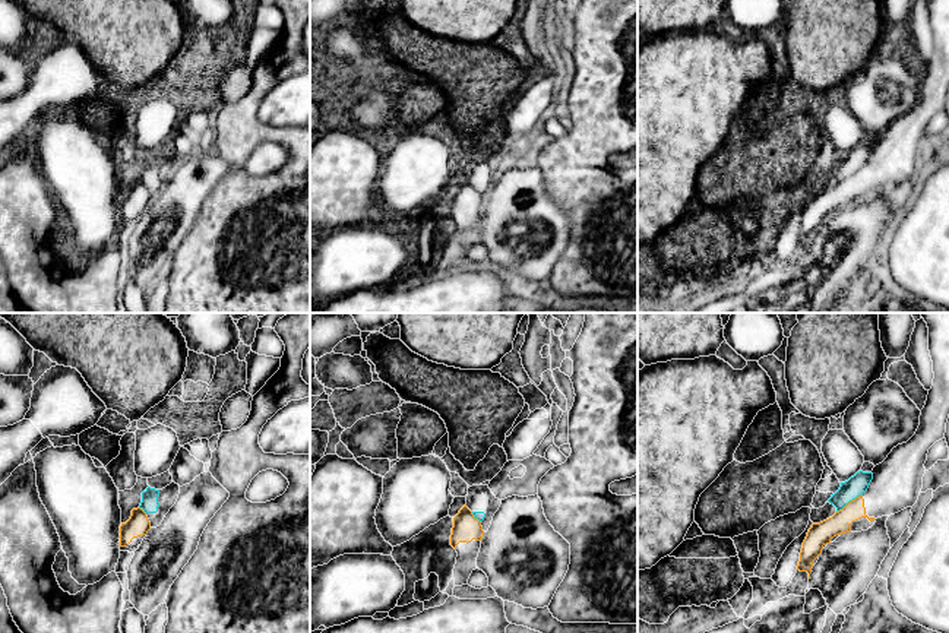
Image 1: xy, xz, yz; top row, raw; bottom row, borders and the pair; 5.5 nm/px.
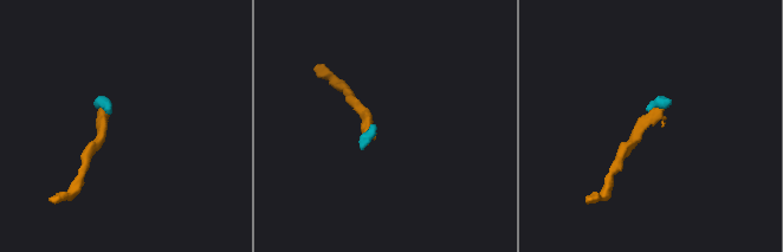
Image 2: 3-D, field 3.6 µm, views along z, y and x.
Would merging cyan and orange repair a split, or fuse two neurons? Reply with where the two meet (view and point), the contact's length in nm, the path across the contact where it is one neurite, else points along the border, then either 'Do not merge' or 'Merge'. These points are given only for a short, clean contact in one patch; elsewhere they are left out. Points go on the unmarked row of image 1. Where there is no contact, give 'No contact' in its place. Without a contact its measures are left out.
Touches cyan at yz (848, 174). Shared border 170 nm. Boundary: yz (861, 167), (837, 184). Do not merge

